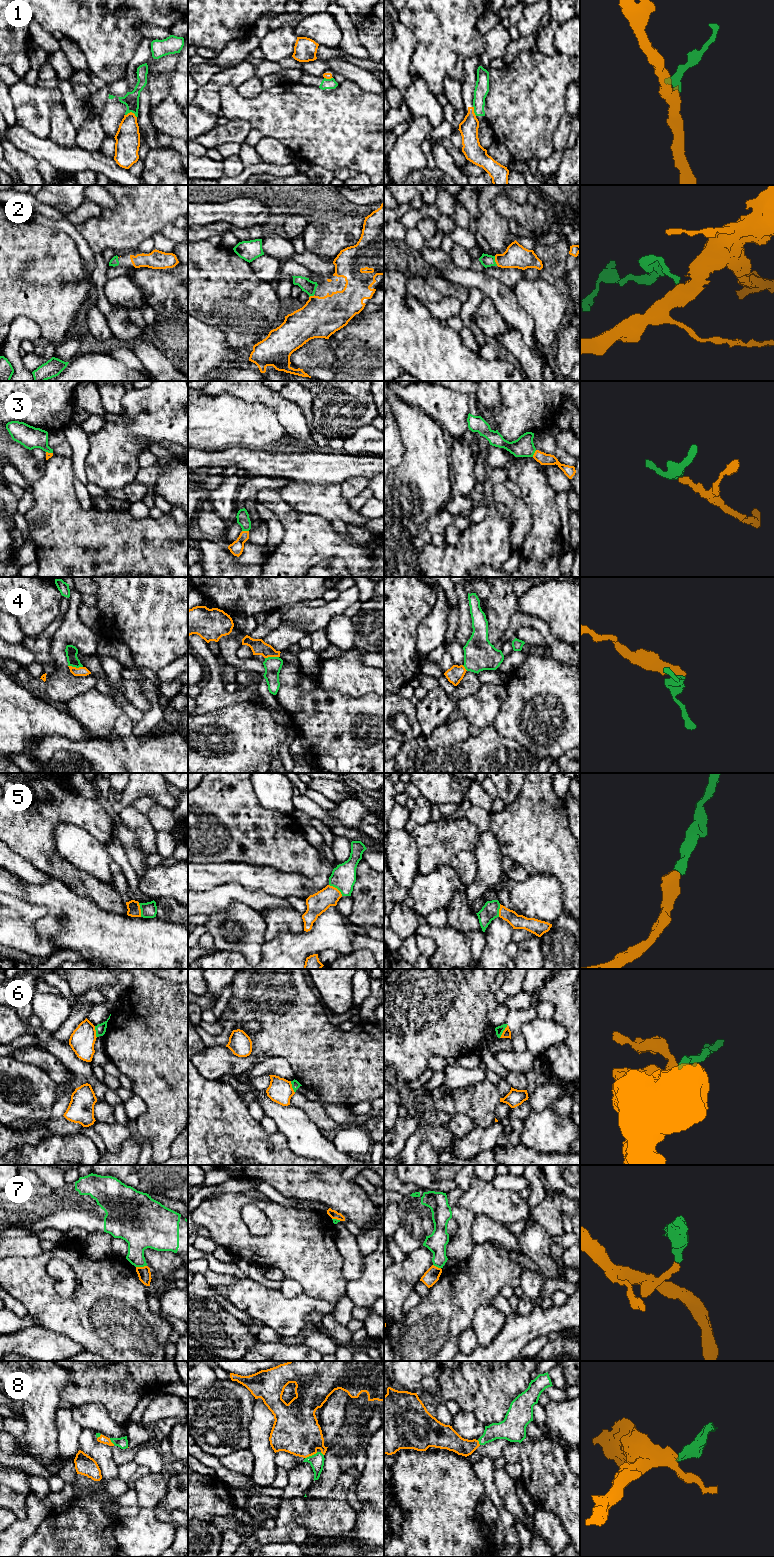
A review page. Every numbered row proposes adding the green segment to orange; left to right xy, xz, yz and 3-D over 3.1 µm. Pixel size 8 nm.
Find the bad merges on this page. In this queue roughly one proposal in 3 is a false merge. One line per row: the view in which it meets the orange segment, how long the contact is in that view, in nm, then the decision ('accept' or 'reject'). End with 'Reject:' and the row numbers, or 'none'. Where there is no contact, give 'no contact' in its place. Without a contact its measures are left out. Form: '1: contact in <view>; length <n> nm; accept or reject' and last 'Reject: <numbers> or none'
1: contact in xy; length 100 nm; reject
2: contact in yz; length 80 nm; accept
3: contact in xz; length 60 nm; accept
4: contact in xy; length 120 nm; accept
5: contact in xz; length 140 nm; accept
6: contact in yz; length 130 nm; reject
7: contact in xy; length 90 nm; reject
8: contact in xz; length 120 nm; accept
Reject: 1, 6, 7

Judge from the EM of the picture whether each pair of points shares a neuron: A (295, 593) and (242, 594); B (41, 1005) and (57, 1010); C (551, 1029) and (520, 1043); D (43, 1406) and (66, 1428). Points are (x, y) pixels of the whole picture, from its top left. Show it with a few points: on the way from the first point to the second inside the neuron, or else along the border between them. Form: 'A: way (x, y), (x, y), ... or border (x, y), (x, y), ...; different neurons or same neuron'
A: way (282, 593), (255, 593); same neuron
B: way (45, 1005), (53, 1010); same neuron
C: border (534, 1018), (526, 1021), (521, 1027), (527, 1049); different neurons
D: border (59, 1408), (55, 1414), (56, 1440); different neurons

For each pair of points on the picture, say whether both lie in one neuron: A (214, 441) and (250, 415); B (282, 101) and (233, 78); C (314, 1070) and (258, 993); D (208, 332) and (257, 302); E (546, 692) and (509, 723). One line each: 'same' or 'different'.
A: same
B: different
C: same
D: different
E: same

